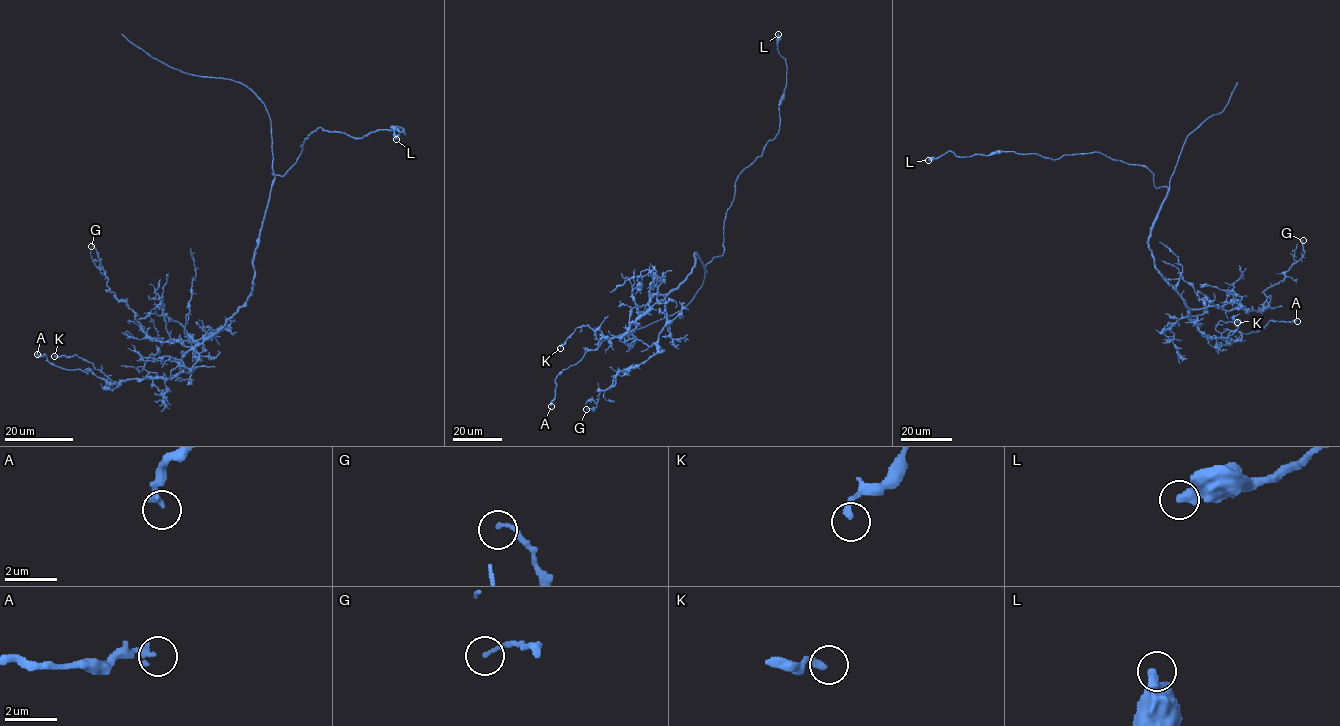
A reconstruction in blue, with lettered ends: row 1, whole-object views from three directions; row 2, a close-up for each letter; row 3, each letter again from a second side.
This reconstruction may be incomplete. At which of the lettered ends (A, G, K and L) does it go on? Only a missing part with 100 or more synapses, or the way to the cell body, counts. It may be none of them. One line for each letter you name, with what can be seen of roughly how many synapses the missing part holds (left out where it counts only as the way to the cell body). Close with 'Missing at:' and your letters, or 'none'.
Missing at: none

